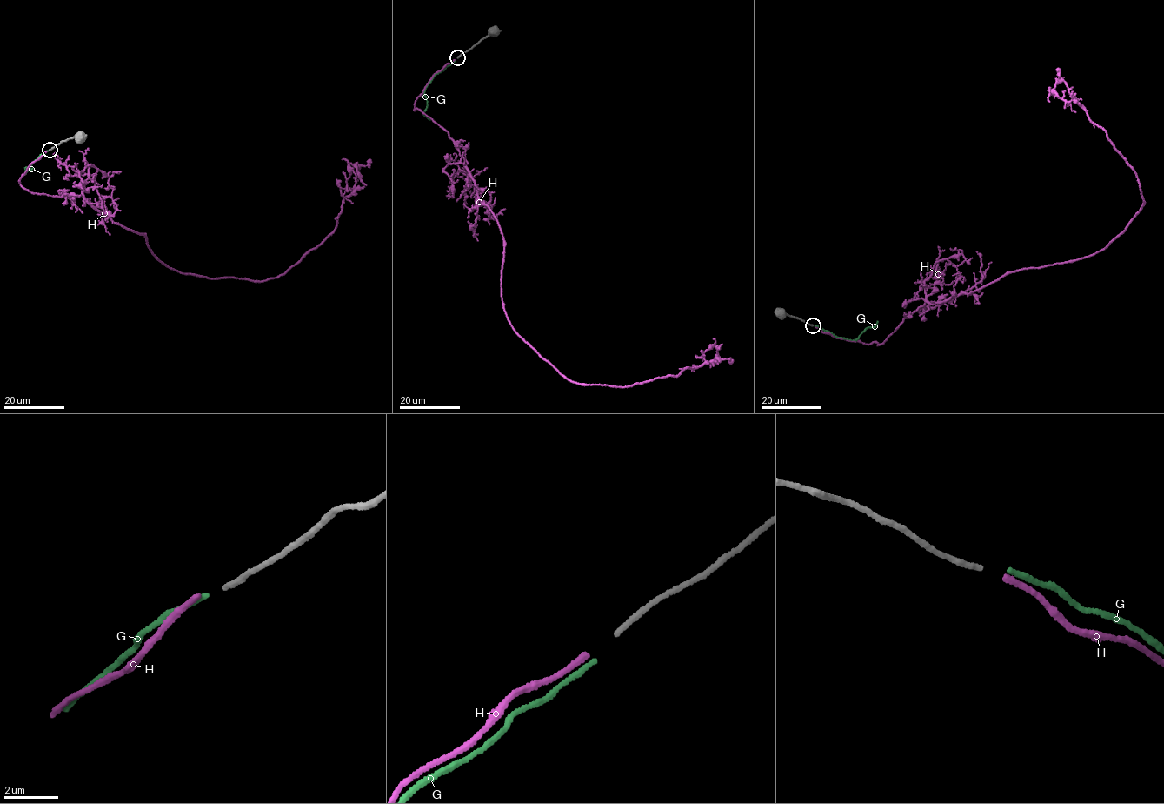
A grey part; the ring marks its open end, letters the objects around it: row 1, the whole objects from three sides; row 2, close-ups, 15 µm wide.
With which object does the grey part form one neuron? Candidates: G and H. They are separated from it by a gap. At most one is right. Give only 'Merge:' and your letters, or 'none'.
Merge: none

